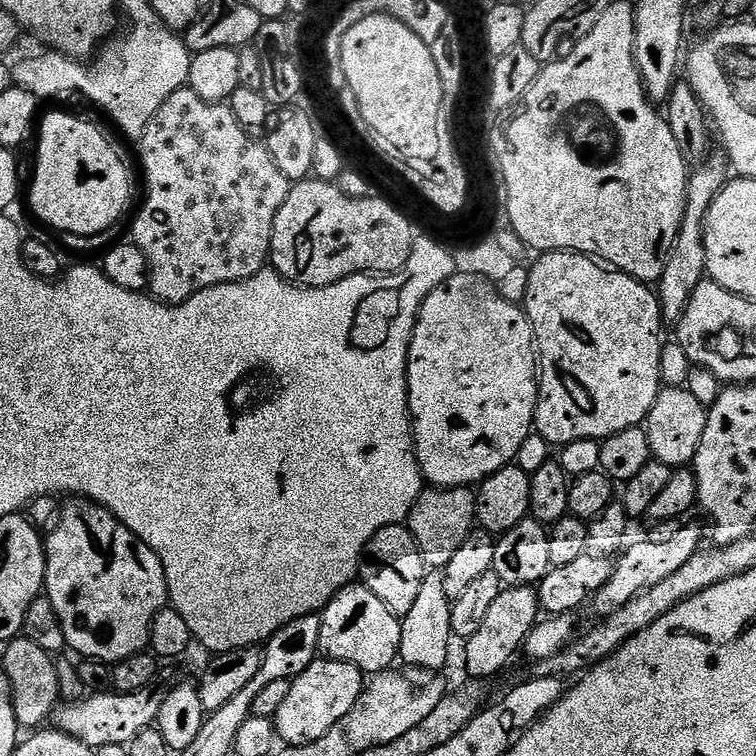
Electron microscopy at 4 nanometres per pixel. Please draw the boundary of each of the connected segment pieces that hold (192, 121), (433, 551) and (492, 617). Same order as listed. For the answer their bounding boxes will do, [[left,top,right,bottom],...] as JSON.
[[131,86,290,304],[406,487,477,570],[463,587,541,678]]

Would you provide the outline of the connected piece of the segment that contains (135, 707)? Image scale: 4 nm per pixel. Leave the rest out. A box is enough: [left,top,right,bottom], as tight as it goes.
[54,682,169,748]

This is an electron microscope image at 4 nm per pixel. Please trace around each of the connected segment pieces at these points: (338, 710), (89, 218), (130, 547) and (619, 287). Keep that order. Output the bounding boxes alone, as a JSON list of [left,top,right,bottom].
[[274,658,366,746],[32,112,132,236],[44,496,169,666],[522,252,662,446]]

